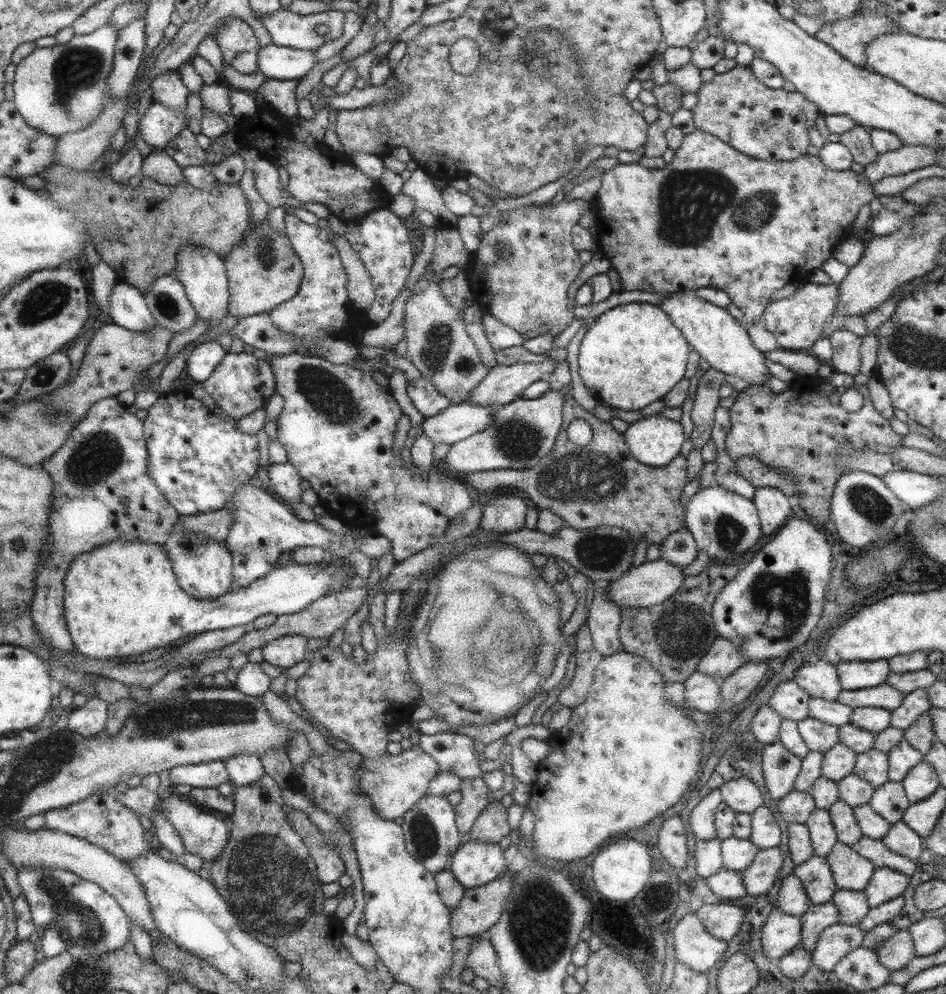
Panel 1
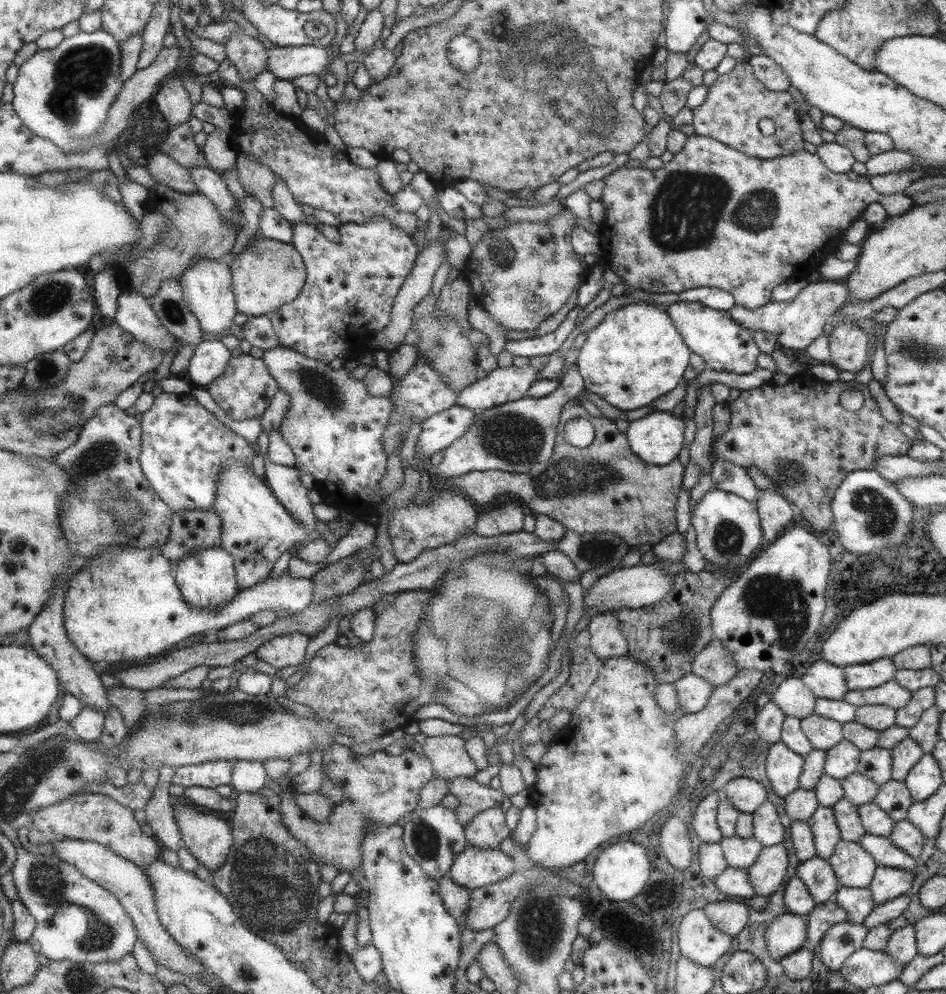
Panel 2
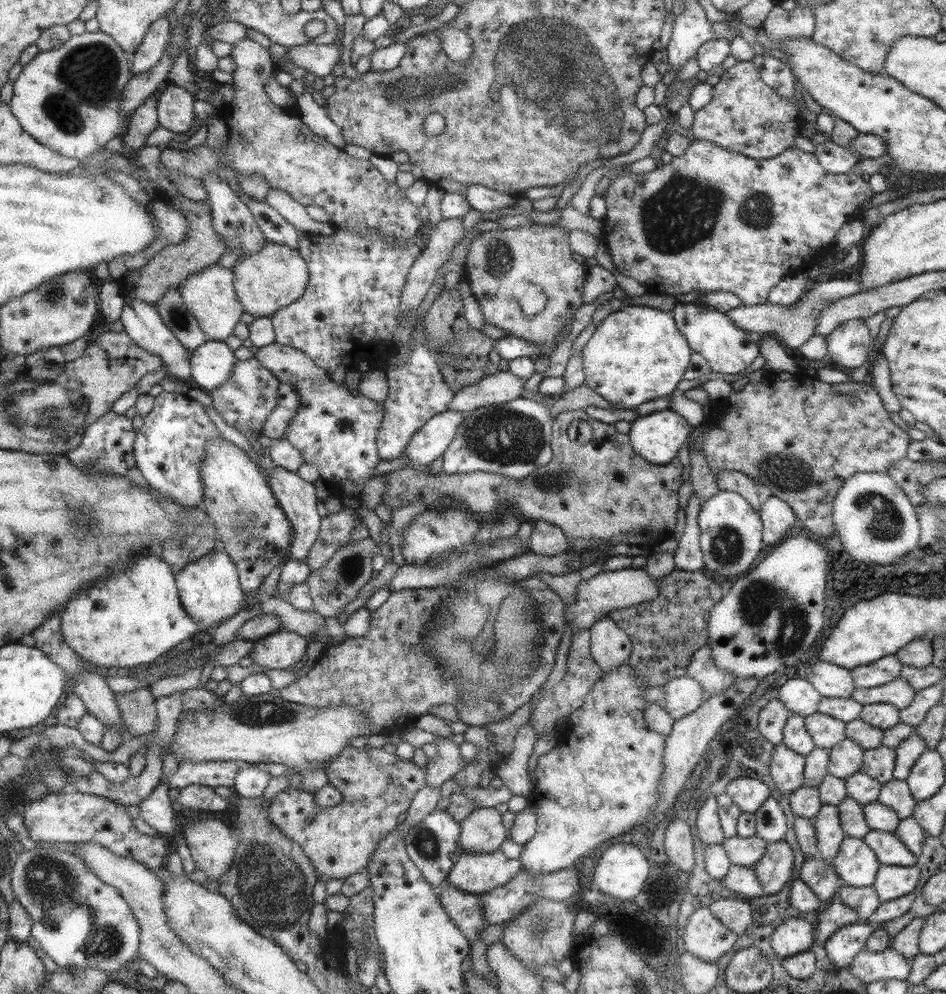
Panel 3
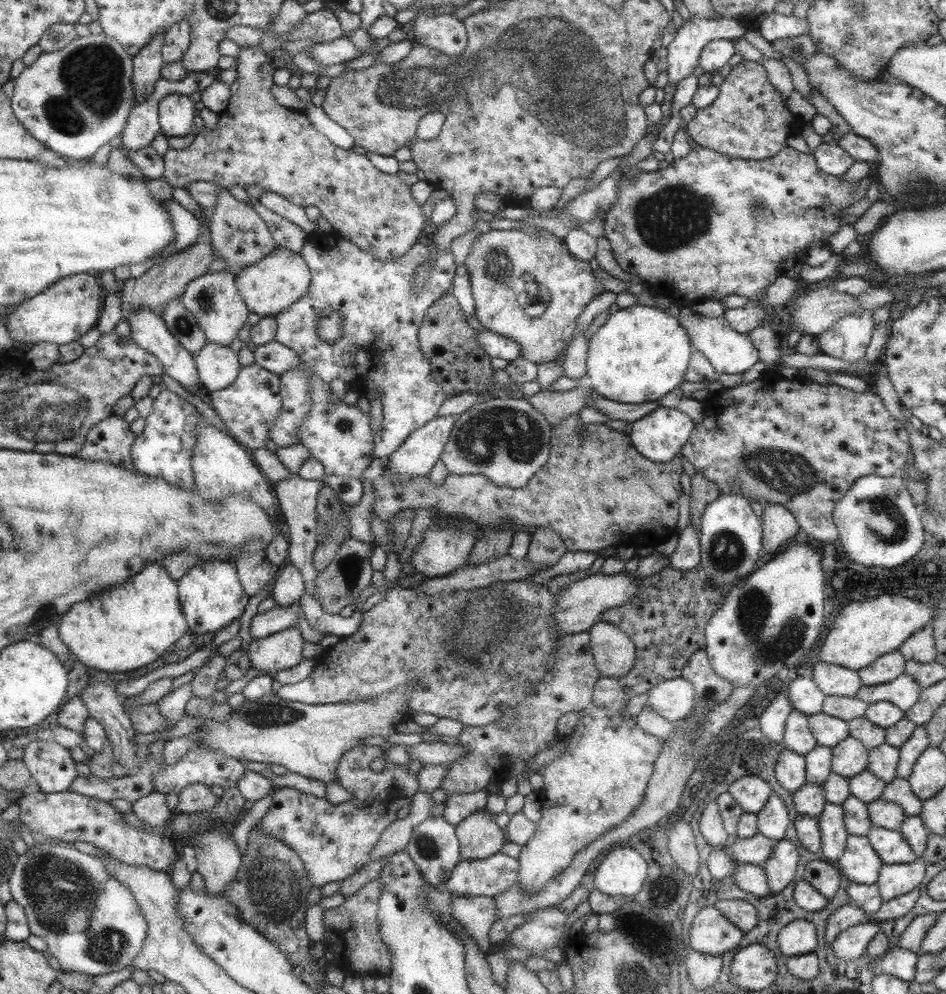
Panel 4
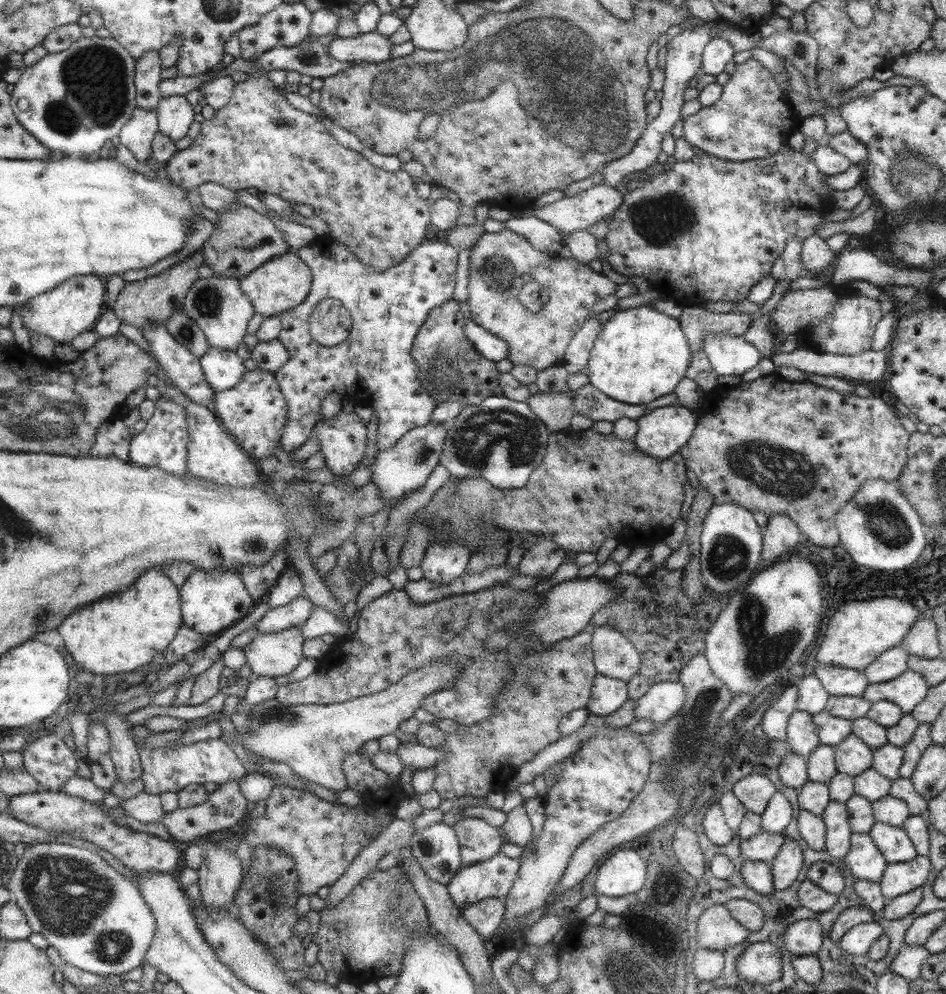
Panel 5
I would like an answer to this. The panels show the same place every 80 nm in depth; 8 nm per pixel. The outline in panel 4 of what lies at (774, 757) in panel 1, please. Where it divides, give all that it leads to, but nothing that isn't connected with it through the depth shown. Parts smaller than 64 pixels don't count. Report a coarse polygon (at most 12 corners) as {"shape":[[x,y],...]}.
{"shape":[[785,748],[774,776],[785,791],[805,783],[804,757]]}

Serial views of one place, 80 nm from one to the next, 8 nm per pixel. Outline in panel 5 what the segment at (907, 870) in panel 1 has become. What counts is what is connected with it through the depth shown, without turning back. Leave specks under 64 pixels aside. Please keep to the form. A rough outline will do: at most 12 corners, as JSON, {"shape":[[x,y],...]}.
{"shape":[[875,822],[868,836],[887,863],[916,850],[901,827]]}

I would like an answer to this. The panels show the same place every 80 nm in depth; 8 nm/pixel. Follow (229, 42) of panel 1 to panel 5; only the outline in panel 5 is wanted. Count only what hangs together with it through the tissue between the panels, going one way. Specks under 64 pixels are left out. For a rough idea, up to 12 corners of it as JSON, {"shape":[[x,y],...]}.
{"shape":[[251,67],[166,174],[307,204],[367,269],[429,238],[404,171]]}

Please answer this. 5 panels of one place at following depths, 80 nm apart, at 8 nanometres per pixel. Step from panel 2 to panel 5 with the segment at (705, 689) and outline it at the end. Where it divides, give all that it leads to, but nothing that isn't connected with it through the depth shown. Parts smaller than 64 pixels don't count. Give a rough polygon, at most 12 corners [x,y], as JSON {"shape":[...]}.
{"shape":[[678,680],[651,685],[636,699],[634,719],[661,724],[680,712]]}

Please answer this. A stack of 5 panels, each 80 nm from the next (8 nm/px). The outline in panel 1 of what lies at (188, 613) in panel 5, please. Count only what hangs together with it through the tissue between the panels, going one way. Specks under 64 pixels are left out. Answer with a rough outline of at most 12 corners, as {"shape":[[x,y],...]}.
{"shape":[[178,521],[164,547],[194,597],[237,588],[225,541],[188,535]]}

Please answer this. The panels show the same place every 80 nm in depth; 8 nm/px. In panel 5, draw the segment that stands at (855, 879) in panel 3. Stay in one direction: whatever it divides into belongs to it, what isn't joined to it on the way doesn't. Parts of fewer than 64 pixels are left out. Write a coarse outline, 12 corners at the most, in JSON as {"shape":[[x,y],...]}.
{"shape":[[851,834],[842,861],[877,883],[888,864],[868,834]]}

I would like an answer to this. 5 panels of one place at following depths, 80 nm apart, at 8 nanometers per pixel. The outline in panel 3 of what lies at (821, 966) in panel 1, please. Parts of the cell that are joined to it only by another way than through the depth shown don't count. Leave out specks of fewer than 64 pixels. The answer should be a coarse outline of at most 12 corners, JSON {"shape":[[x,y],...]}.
{"shape":[[839,928],[821,944],[829,962],[846,967],[873,929]]}

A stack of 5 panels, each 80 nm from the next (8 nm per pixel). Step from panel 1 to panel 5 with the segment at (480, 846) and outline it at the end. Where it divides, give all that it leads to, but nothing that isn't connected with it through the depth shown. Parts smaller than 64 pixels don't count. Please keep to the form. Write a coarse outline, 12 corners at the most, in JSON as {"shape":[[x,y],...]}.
{"shape":[[520,859],[462,864],[445,888],[459,910],[503,899]]}

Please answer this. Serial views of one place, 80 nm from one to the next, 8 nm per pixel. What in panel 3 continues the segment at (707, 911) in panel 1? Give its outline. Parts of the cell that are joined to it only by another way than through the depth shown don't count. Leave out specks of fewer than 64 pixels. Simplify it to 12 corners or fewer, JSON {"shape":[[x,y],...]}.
{"shape":[[733,898],[708,909],[723,927],[742,936],[752,924],[752,909]]}

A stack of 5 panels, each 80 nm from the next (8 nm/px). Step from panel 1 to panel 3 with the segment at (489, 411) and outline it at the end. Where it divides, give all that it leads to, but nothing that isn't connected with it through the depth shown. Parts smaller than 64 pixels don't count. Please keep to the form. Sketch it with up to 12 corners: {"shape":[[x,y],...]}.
{"shape":[[464,413],[429,418],[402,451],[415,466],[429,466],[451,444]]}

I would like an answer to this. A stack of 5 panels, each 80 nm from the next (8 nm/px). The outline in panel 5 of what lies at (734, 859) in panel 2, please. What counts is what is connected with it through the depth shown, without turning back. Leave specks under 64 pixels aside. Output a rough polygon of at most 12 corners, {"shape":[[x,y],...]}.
{"shape":[[761,830],[740,840],[743,861],[769,865],[783,846],[784,834]]}

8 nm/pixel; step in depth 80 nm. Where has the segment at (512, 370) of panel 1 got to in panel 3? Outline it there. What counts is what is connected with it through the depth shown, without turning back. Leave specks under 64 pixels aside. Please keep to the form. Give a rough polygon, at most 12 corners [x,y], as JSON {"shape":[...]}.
{"shape":[[507,370],[456,389],[448,409],[465,414],[526,394]]}

